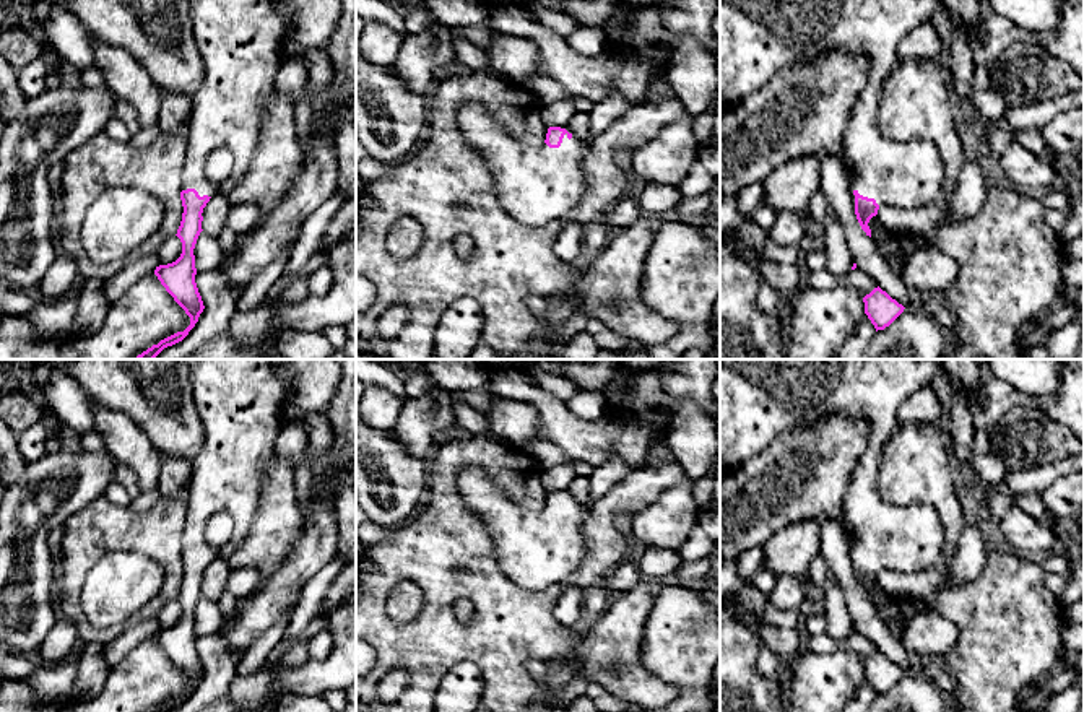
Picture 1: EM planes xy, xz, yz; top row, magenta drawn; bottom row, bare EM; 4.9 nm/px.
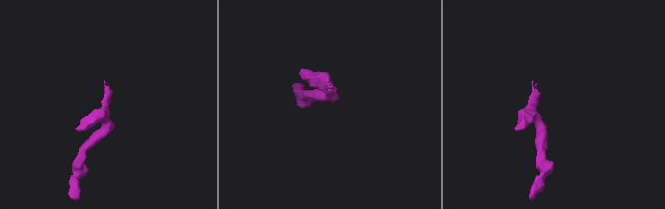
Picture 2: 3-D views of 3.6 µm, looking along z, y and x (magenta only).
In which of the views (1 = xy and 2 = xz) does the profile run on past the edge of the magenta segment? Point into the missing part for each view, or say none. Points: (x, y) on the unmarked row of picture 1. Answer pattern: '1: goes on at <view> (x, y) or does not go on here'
1: goes on at xy (239, 402)
2: goes on at xz (535, 550)

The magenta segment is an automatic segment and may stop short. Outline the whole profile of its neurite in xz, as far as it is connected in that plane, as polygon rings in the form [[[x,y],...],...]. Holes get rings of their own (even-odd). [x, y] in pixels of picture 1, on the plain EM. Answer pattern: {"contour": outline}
{"contour": [[[666,359],[661,369],[626,369],[626,387],[608,400],[608,416],[622,424],[640,424],[650,429],[655,439],[640,465],[627,465],[621,457],[613,455],[592,470],[587,509],[582,509],[566,493],[549,491],[543,510],[528,510],[510,501],[483,468],[476,465],[463,468],[457,476],[458,493],[465,506],[486,523],[497,567],[525,590],[546,590],[566,582],[585,558],[582,525],[590,519],[592,506],[634,470],[676,463],[668,444],[676,408],[681,402],[691,400],[713,418],[717,400],[712,385],[718,372],[717,359]]]}

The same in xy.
{"contour": [[[185,359],[189,364],[192,395],[203,424],[203,445],[192,462],[189,509],[182,536],[180,564],[184,571],[177,601],[182,606],[180,621],[159,629],[154,639],[190,681],[190,689],[151,712],[167,712],[182,705],[198,686],[205,670],[195,647],[193,613],[200,600],[203,572],[216,554],[229,559],[247,536],[260,504],[262,484],[276,458],[275,442],[283,424],[281,415],[289,402],[284,382],[273,367],[273,359]],[[228,512],[234,522],[232,538],[218,551],[206,541],[208,519]]]}

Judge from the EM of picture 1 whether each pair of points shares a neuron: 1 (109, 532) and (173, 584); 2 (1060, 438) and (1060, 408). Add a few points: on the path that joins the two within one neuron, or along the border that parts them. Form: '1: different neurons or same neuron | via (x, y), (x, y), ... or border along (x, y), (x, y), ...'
1: same neuron | via (130, 532), (140, 532), (171, 563)
2: different neurons | border along (1023, 407), (1037, 407), (1066, 428)

